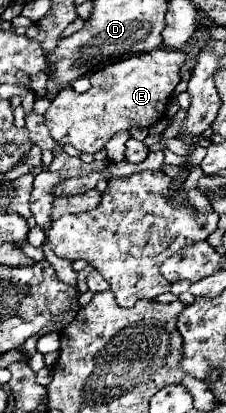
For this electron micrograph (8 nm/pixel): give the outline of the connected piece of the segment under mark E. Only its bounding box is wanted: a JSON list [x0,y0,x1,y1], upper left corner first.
[44,49,188,153]

